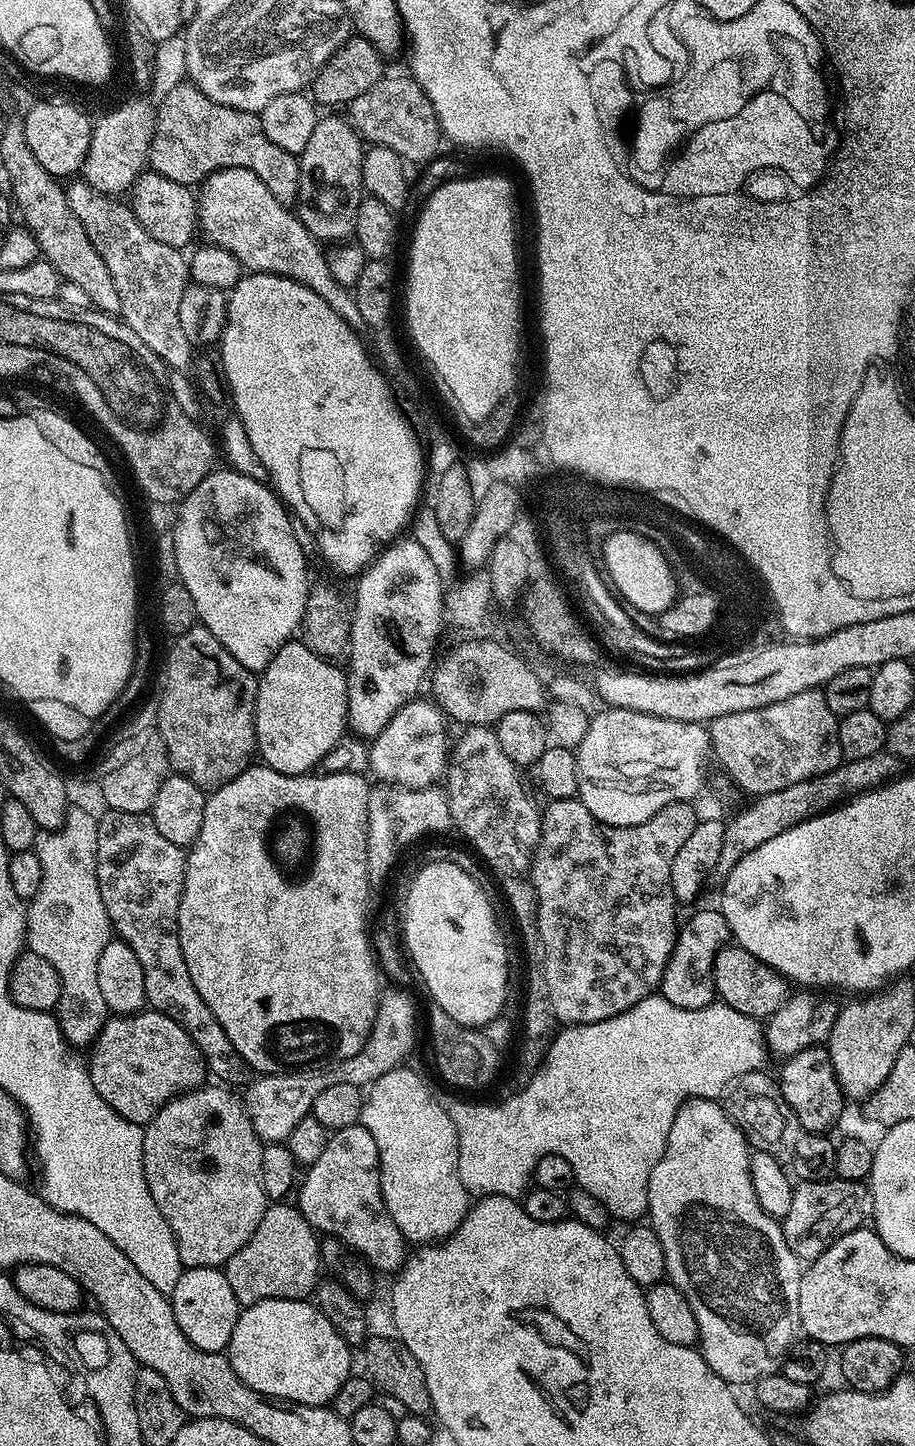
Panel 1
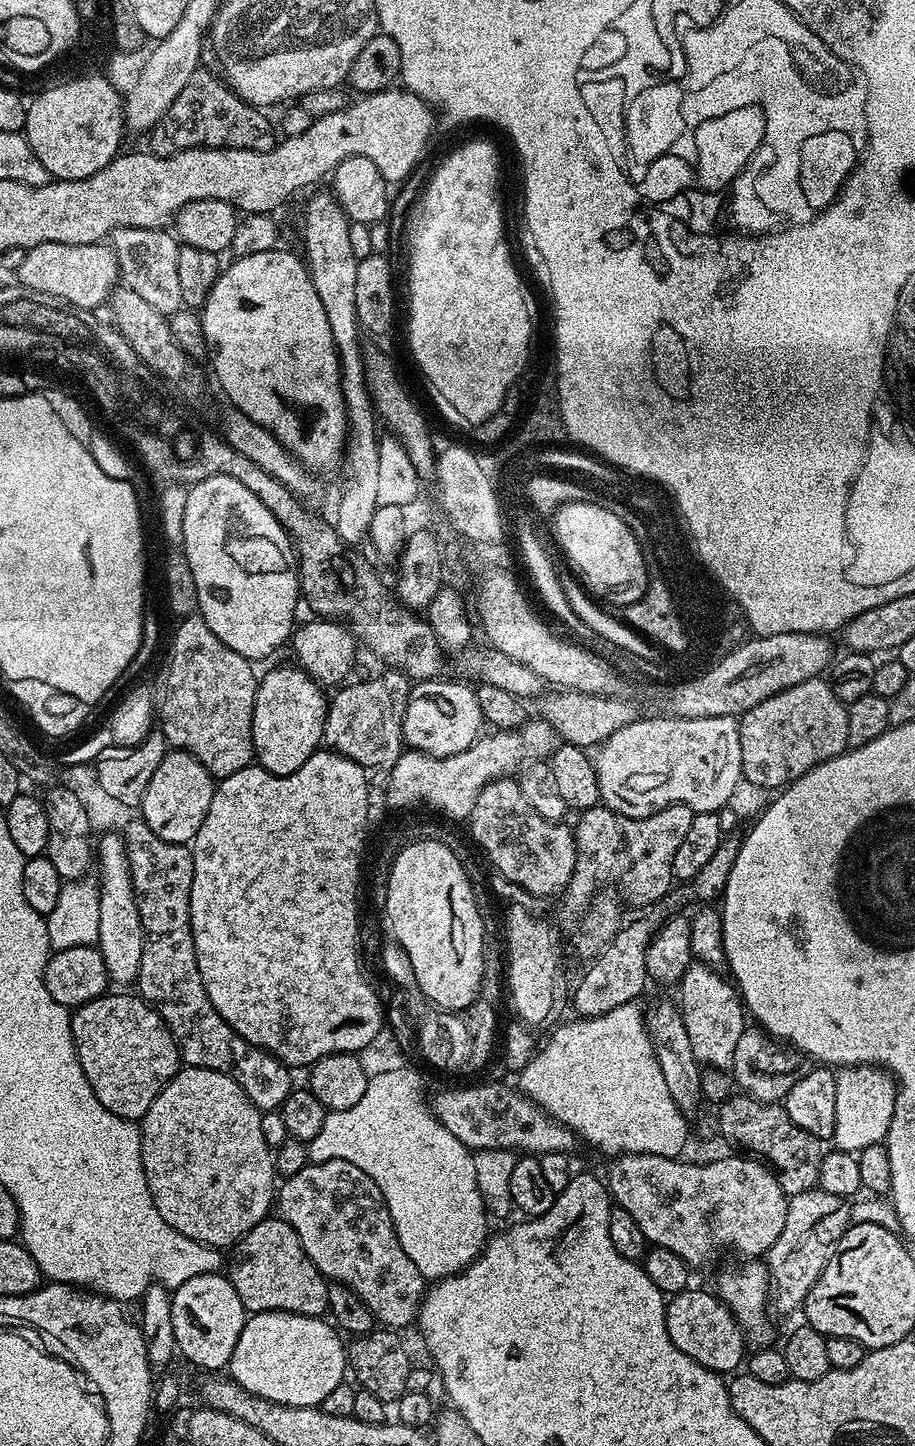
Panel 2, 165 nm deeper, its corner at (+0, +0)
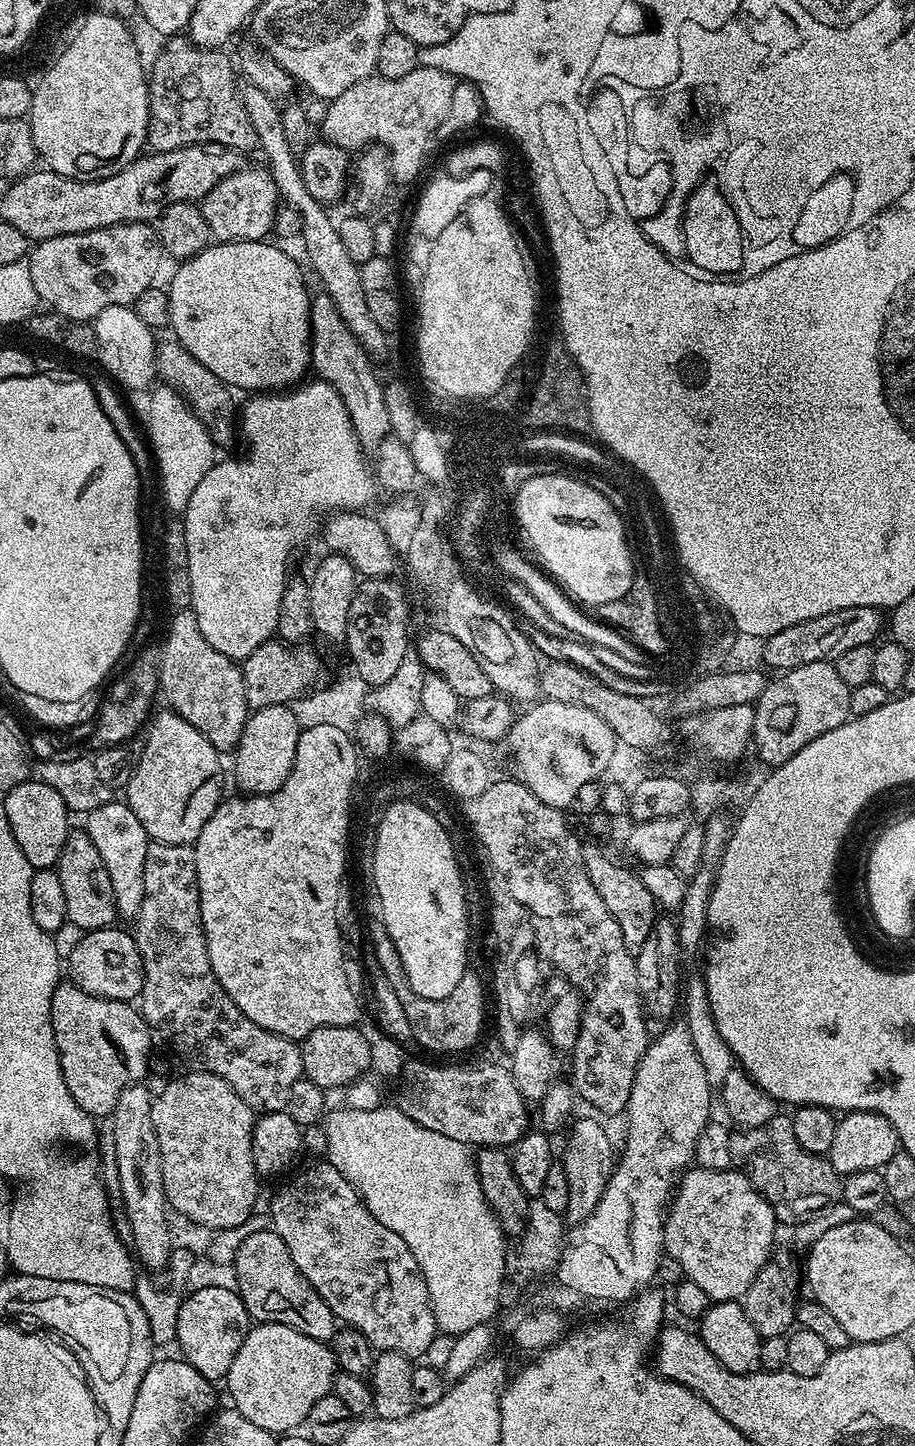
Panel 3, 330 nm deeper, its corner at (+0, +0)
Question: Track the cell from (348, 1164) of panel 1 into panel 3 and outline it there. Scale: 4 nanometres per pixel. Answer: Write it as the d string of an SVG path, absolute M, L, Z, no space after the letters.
M316 1162L313 1168L300 1172L289 1184L284 1184L272 1200L271 1227L286 1242L294 1266L306 1274L306 1282L318 1290L318 1294L330 1306L337 1321L349 1328L356 1328L380 1352L397 1352L409 1358L420 1358L438 1335L432 1303L426 1290L426 1282L410 1246L386 1230L374 1214L364 1205L356 1187L333 1164Z

